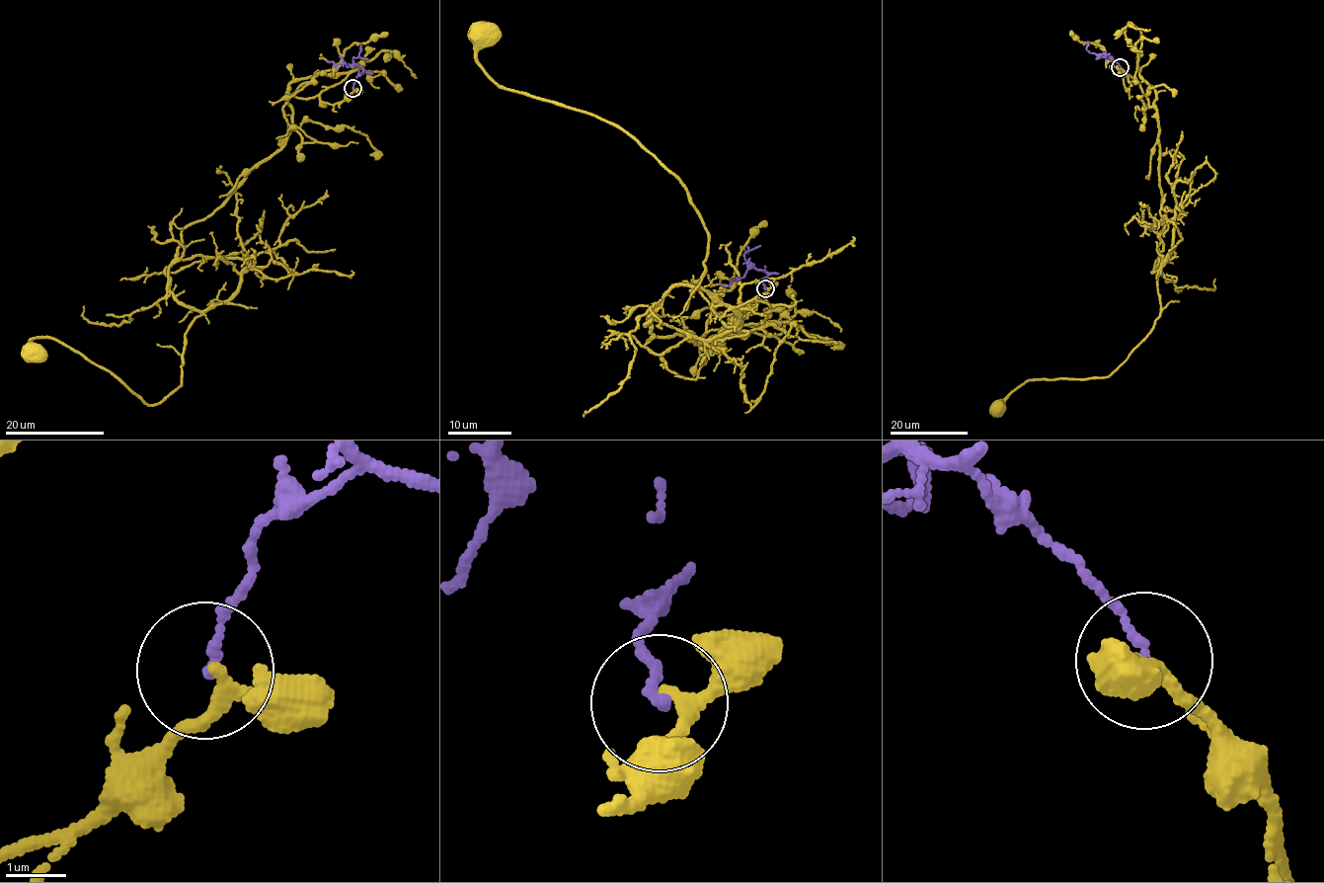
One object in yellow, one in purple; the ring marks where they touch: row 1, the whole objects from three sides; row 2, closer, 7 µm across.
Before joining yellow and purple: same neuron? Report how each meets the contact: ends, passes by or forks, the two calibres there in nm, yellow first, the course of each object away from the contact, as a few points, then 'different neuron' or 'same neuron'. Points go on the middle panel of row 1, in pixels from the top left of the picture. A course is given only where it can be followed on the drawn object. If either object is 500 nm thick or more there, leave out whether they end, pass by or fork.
yellow passes by; purple ends; calibres 160 and 130 nm; course yellow (765, 288), (723, 345), (648, 342), (704, 289), (685, 188), (497, 85), (488, 36); course purple (765, 288), (763, 282), (768, 275), (750, 268), (740, 279), (729, 285), (721, 283); different neuron

